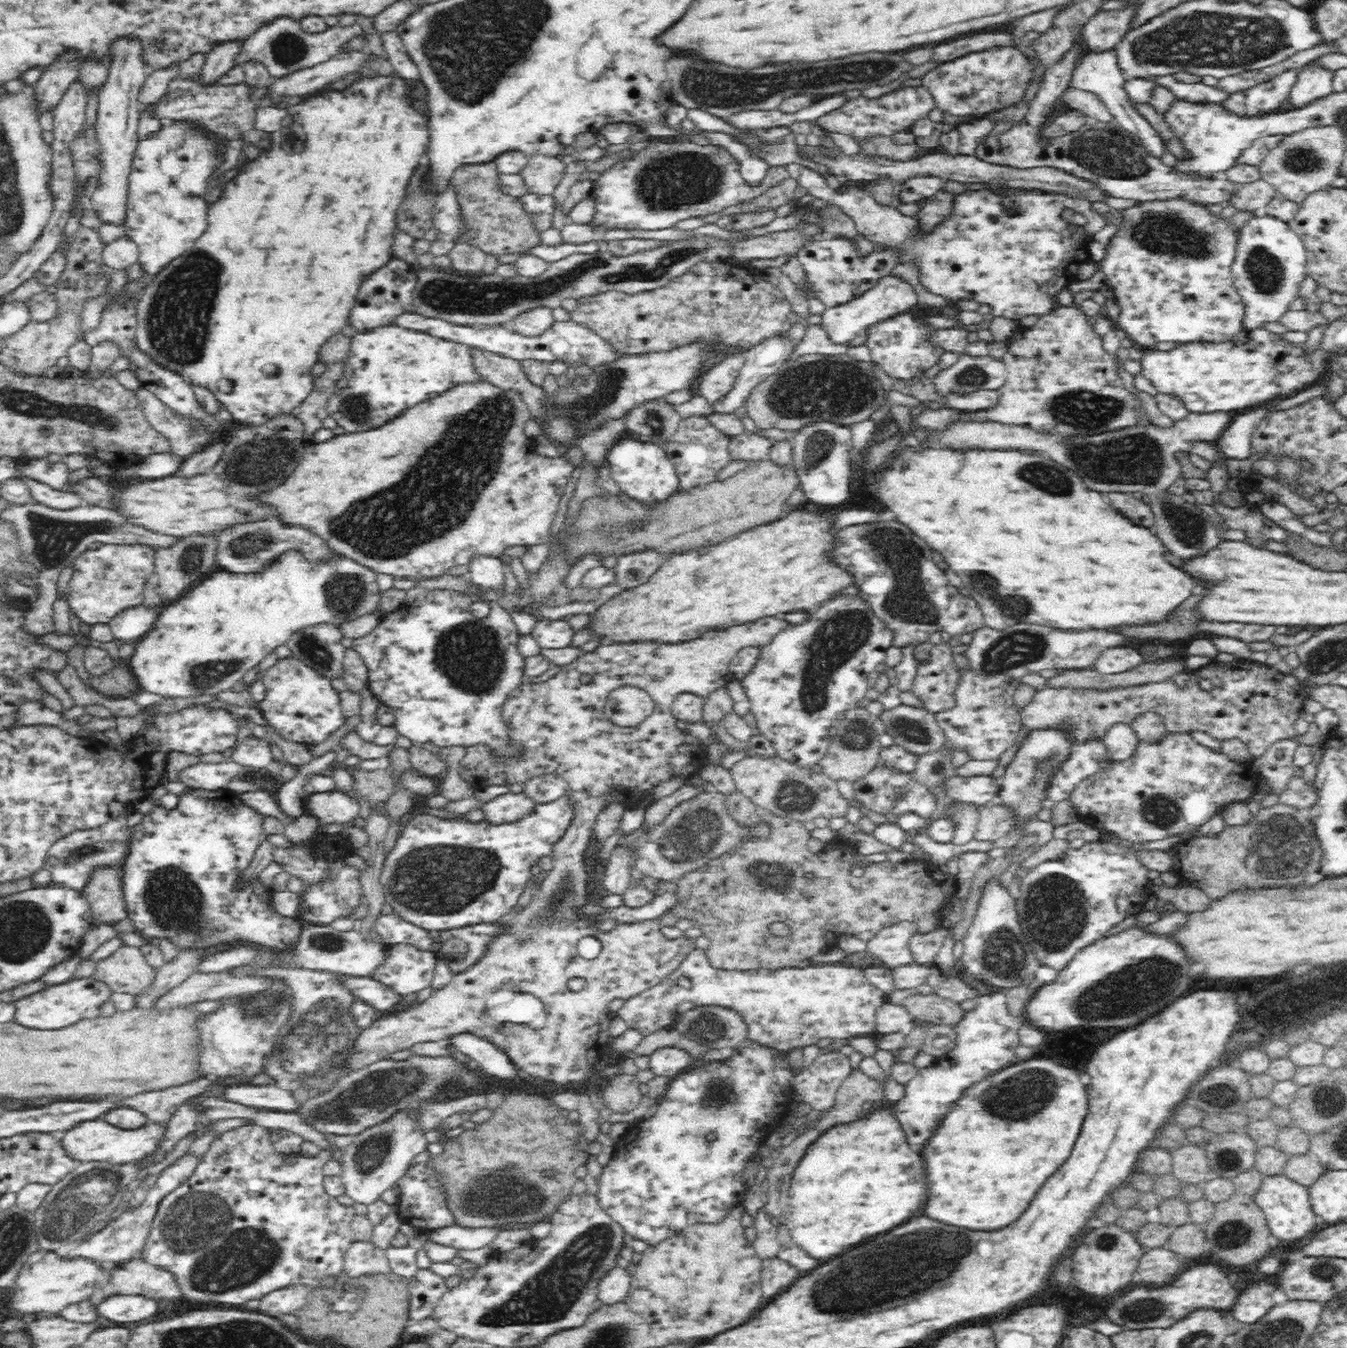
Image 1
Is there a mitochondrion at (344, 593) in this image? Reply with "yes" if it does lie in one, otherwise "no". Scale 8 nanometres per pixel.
yes

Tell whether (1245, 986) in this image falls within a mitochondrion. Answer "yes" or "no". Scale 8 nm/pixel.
no

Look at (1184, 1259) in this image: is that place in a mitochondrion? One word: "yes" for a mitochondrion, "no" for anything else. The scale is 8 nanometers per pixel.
no

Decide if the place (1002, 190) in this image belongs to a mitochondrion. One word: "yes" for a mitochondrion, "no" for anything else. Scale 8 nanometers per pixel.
no

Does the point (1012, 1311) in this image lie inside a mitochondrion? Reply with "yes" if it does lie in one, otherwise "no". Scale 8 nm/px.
no

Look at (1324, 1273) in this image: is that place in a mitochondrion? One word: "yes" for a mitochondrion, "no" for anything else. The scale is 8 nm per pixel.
yes

